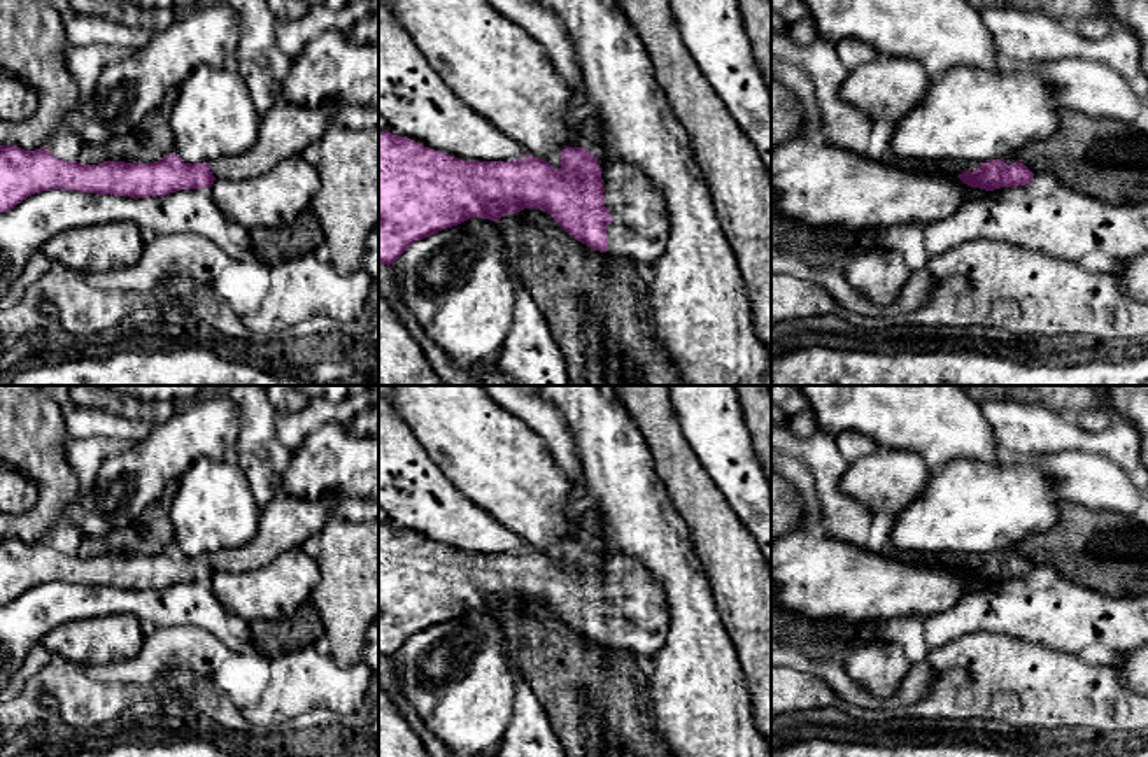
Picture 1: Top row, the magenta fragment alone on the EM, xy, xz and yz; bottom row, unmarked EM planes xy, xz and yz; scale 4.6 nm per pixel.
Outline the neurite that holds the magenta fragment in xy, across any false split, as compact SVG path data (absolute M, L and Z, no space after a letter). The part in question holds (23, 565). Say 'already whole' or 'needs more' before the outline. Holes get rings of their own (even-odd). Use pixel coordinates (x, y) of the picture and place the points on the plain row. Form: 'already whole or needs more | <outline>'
needs more | M279 492L261 510L258 531L247 543L212 555L184 555L172 545L154 555L84 557L61 554L47 540L25 543L18 538L0 538L0 605L47 582L149 591L212 580L216 571L259 570L280 554L301 548L335 517L337 503L338 498L333 494L303 499Z

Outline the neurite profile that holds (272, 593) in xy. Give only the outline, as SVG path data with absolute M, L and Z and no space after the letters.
M294 548L259 570L216 571L210 582L214 596L230 615L252 622L291 617L310 599L319 580L317 562L303 548Z

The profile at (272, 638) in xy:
M307 601L291 617L251 622L252 648L273 661L287 652L312 647L324 634L315 606Z

